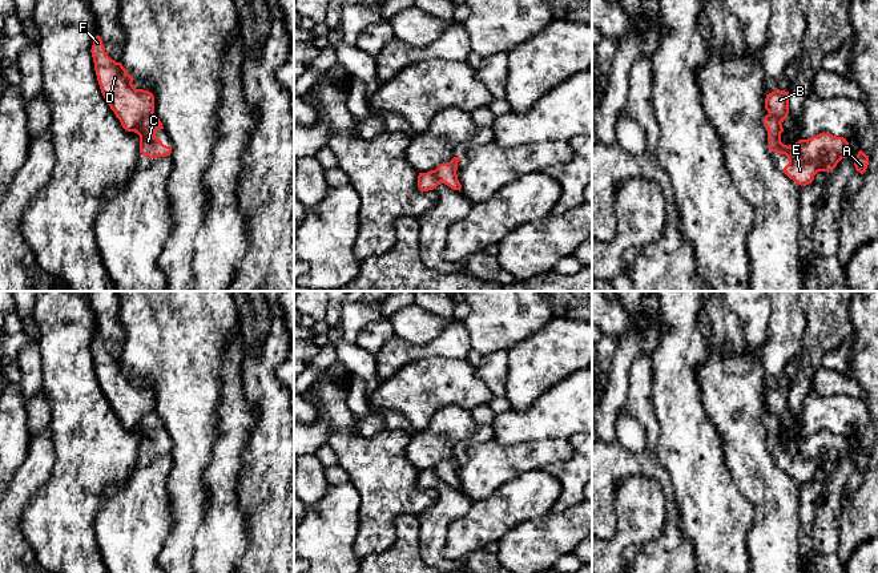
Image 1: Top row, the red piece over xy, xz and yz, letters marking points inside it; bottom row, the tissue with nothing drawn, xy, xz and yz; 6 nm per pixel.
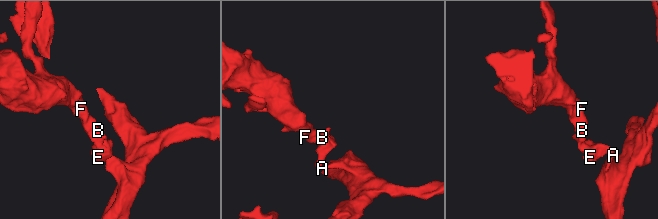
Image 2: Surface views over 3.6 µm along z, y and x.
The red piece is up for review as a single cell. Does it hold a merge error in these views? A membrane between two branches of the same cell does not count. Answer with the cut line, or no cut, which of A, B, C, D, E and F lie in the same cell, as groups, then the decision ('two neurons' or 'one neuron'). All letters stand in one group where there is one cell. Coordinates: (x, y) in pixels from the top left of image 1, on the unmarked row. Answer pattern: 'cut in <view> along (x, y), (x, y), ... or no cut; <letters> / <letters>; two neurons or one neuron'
cut in xy along (152, 411), (133, 428); A C E / B D F; two neurons

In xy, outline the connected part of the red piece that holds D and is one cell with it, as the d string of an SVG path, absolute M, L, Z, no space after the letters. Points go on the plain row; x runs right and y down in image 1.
M98 332L94 335L90 350L105 399L122 425L134 429L144 416L154 411L153 391L133 384L134 376L121 360L116 360L108 354Z

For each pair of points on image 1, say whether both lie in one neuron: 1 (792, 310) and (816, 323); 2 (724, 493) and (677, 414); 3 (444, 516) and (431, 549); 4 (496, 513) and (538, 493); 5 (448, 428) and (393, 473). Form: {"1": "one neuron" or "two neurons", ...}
{"1": "two neurons", "2": "one neuron", "3": "one neuron", "4": "one neuron", "5": "two neurons"}

